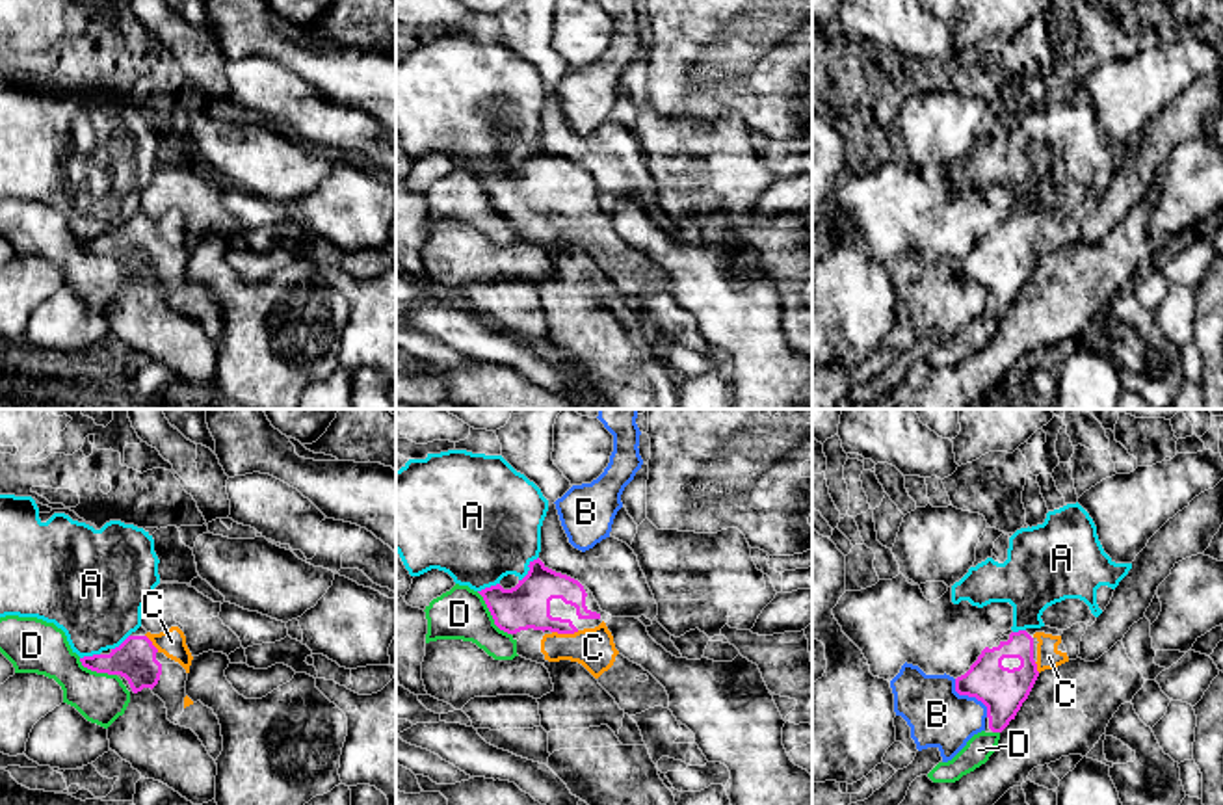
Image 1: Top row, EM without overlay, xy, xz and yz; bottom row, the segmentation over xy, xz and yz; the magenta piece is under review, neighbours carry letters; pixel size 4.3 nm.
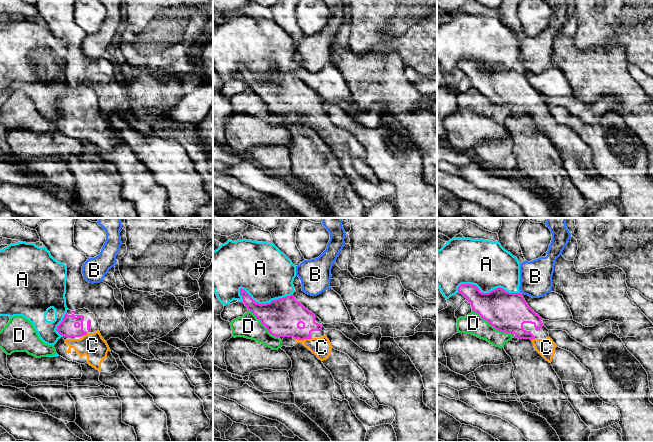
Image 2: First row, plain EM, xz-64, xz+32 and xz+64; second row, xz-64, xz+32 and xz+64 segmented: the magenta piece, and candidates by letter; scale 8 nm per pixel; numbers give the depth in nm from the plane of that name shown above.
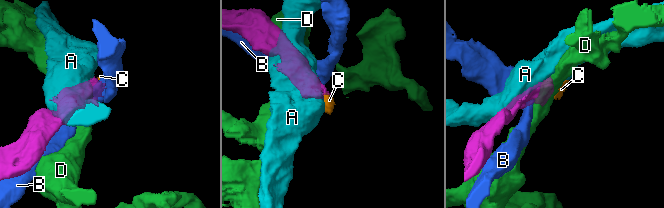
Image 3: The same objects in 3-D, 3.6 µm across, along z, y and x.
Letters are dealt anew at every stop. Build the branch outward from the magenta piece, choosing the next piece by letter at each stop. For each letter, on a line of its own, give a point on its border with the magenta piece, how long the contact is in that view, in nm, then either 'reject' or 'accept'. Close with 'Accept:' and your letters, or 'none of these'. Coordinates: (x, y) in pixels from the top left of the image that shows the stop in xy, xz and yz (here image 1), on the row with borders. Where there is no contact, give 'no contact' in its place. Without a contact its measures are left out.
A: contact xz (530, 569); length 140 nm; reject
B: contact yz (971, 696); length 220 nm; reject
C: contact xz (565, 633); length 120 nm; accept
D: contact xz (491, 614); length 240 nm; reject
Accept: C

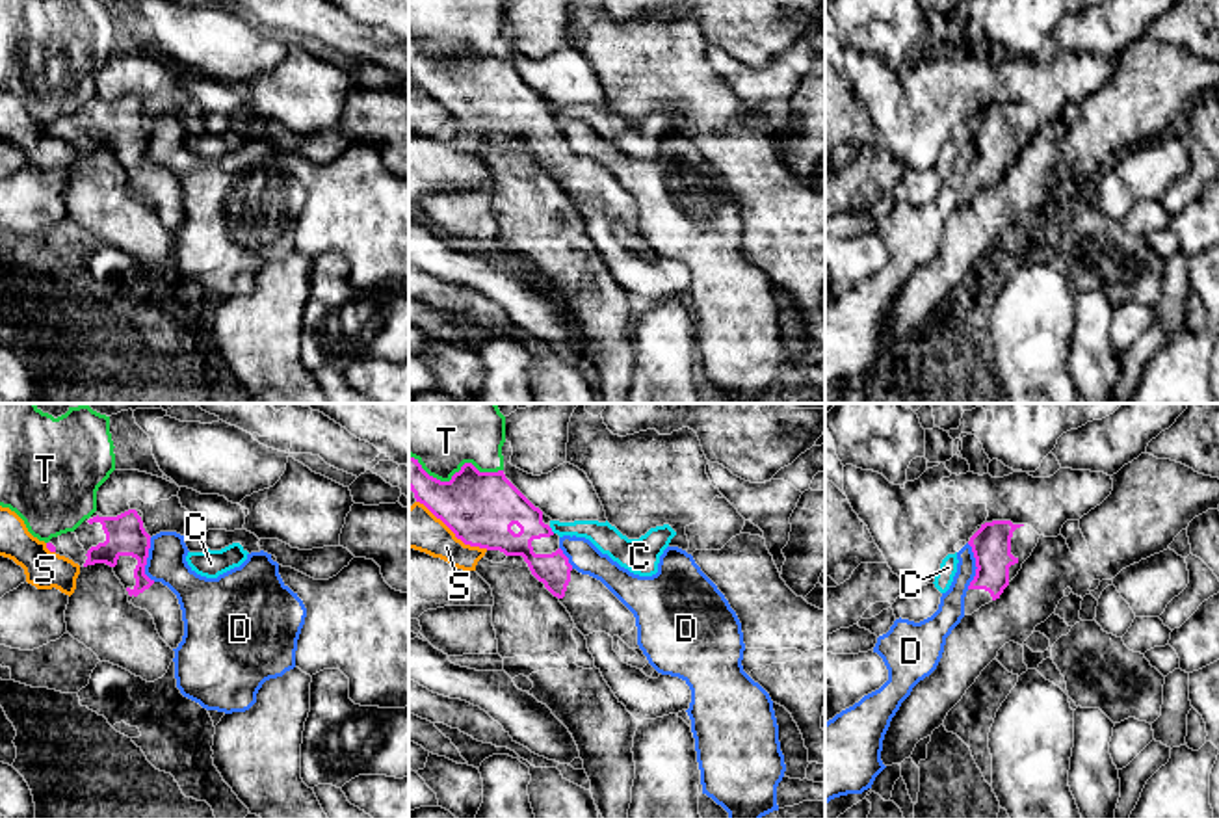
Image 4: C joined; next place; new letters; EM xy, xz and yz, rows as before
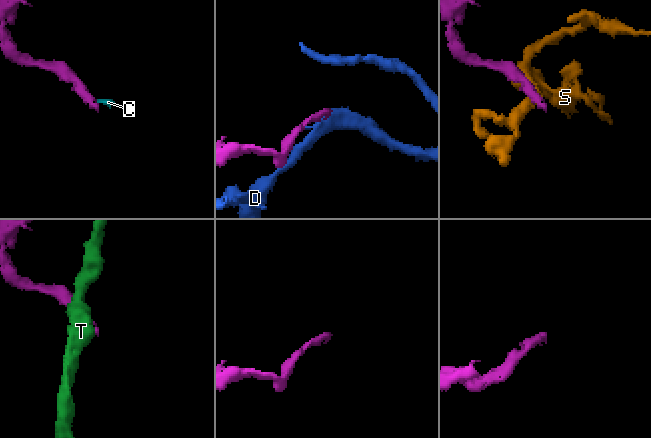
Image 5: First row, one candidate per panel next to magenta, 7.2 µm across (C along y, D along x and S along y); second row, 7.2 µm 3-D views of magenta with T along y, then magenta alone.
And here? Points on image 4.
C: contact xz (550, 530); length 40 nm; reject
D: contact xy (145, 560); length 190 nm; reject
S: contact xz (452, 530); length 380 nm; reject
T: contact xz (456, 473); length 420 nm; reject
Accept: none of these

